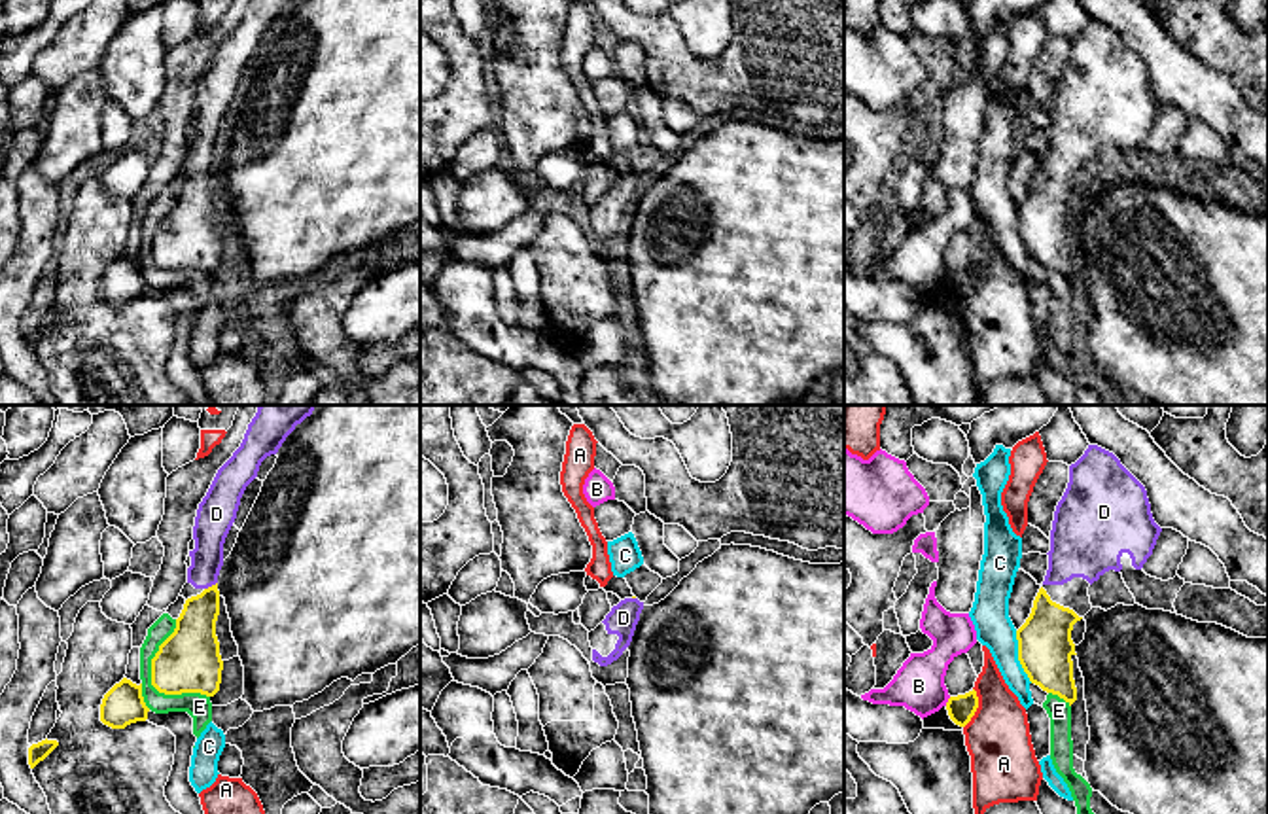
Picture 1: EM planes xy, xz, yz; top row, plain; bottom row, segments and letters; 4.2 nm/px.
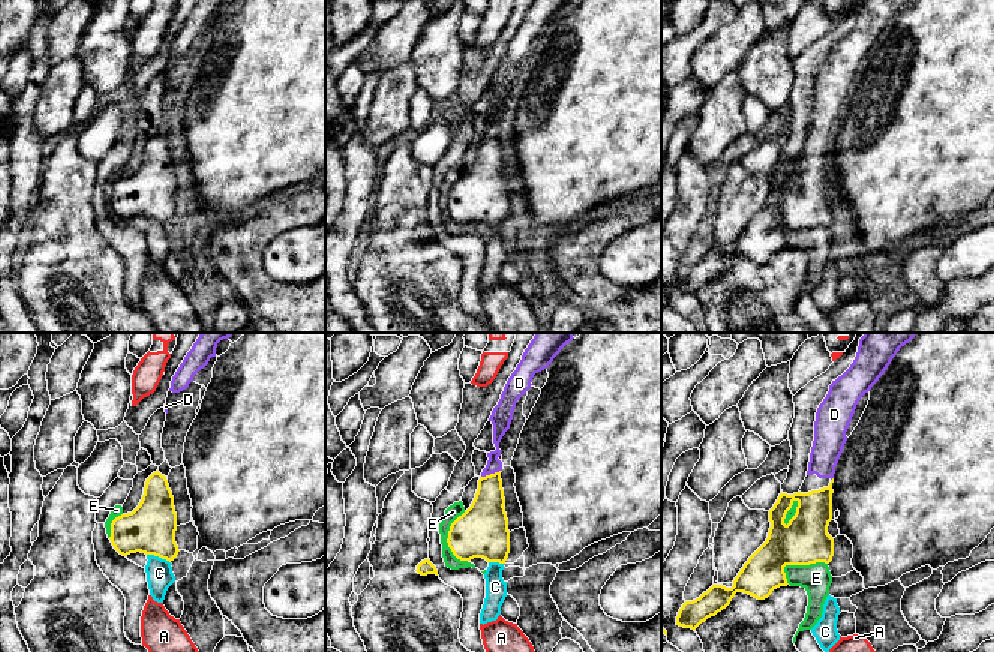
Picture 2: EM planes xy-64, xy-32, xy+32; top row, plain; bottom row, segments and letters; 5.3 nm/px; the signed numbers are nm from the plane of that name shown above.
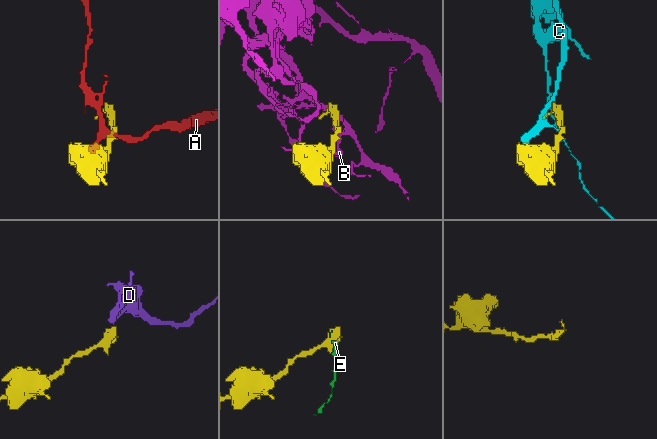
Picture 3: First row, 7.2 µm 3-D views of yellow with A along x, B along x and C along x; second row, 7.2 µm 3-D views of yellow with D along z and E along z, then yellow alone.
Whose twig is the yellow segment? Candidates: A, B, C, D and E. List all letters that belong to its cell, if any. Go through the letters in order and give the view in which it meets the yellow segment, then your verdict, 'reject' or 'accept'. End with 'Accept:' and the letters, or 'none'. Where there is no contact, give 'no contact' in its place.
A: yz | reject
B: yz | reject
C: yz | reject
D: xy | accept
E: xy | reject
Accept: D

